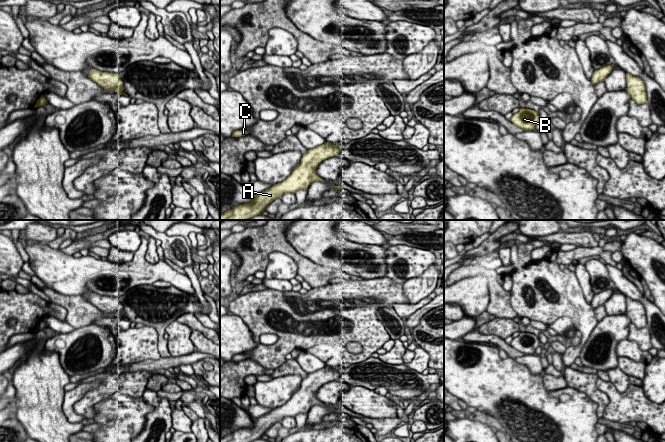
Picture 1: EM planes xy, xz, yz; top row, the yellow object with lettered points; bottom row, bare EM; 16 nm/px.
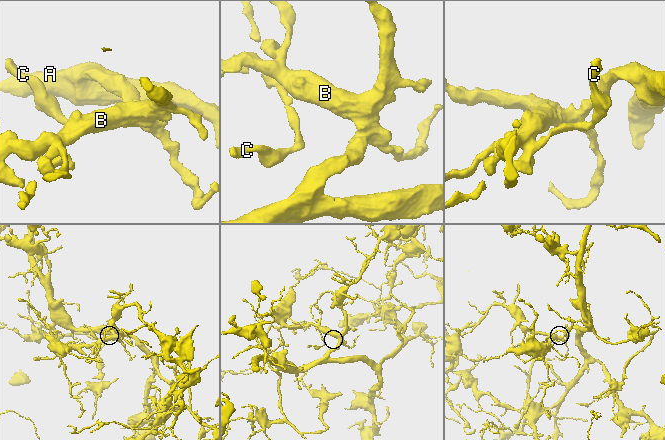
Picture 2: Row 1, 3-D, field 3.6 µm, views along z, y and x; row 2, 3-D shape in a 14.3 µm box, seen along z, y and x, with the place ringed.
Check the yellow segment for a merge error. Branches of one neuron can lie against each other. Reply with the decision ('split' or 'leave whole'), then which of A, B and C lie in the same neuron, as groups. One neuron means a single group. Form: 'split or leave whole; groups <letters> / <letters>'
split; groups A / B C

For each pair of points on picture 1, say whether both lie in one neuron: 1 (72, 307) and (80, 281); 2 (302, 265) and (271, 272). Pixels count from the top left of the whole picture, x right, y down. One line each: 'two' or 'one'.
1: two
2: two

